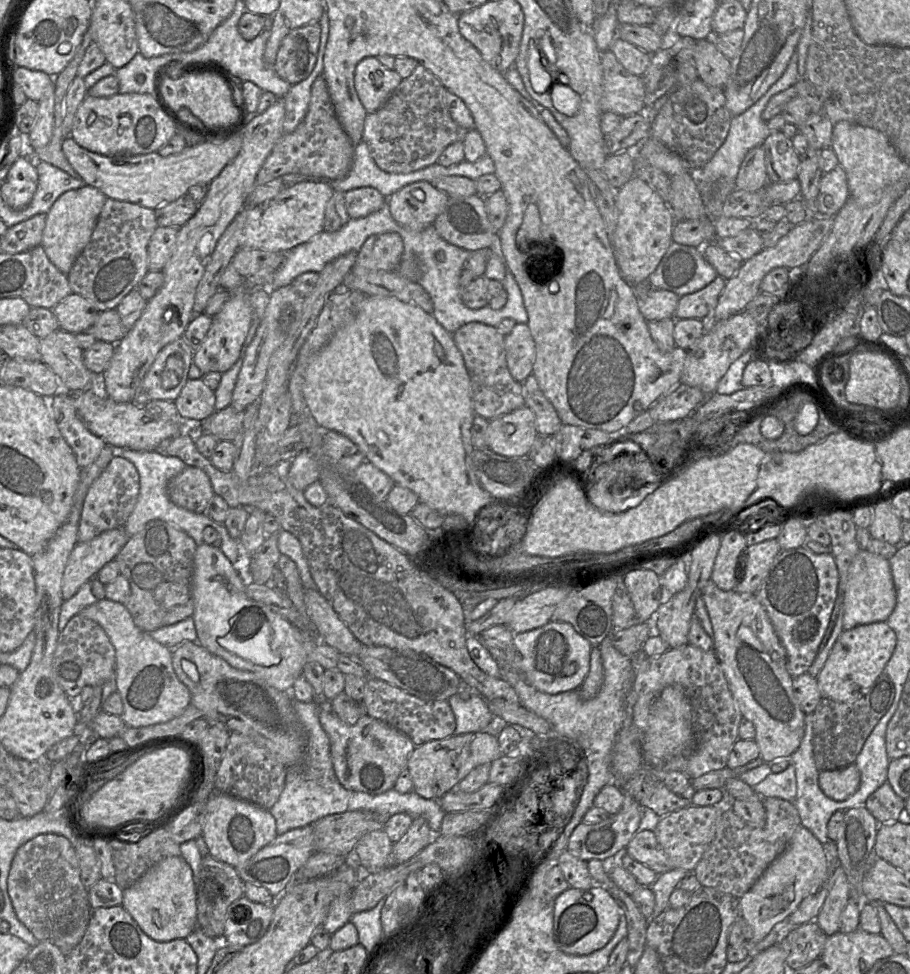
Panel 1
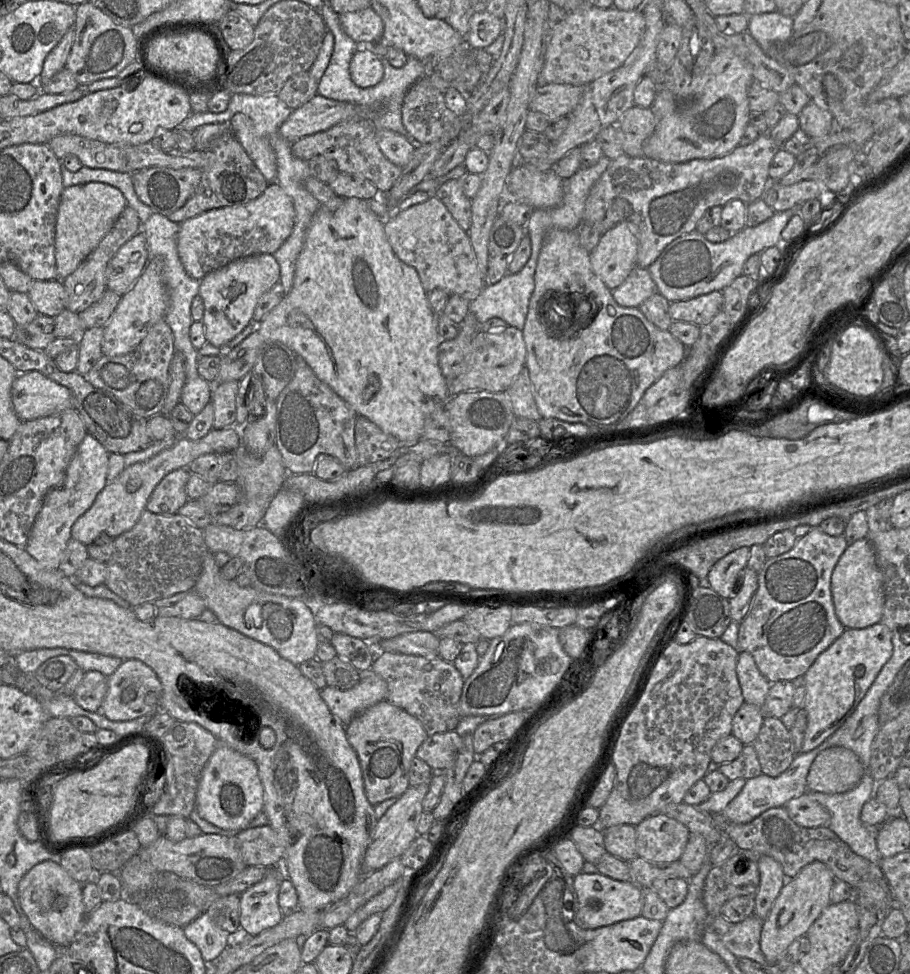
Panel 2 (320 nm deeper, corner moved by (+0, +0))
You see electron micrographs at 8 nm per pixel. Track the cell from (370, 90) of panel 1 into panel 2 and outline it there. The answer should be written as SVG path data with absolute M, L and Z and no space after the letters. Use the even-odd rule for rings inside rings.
M370 47L359 48L350 62L350 77L360 88L377 85L384 76L382 59L374 54Z

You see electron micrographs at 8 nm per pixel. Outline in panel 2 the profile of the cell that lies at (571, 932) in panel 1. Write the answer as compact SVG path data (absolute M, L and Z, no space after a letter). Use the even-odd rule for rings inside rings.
M579 873L574 877L577 897L577 913L574 922L584 930L592 930L629 920L641 915L643 890L632 881L618 881L601 873Z

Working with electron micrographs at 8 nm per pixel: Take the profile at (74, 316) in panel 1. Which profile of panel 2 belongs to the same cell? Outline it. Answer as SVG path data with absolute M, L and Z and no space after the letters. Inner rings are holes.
M33 280L27 292L38 314L56 317L66 309L67 293L63 280Z

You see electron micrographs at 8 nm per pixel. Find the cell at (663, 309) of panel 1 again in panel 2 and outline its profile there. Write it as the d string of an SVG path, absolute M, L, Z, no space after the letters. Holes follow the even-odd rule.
M635 266L624 282L611 290L615 302L625 308L638 308L657 292L648 269Z

